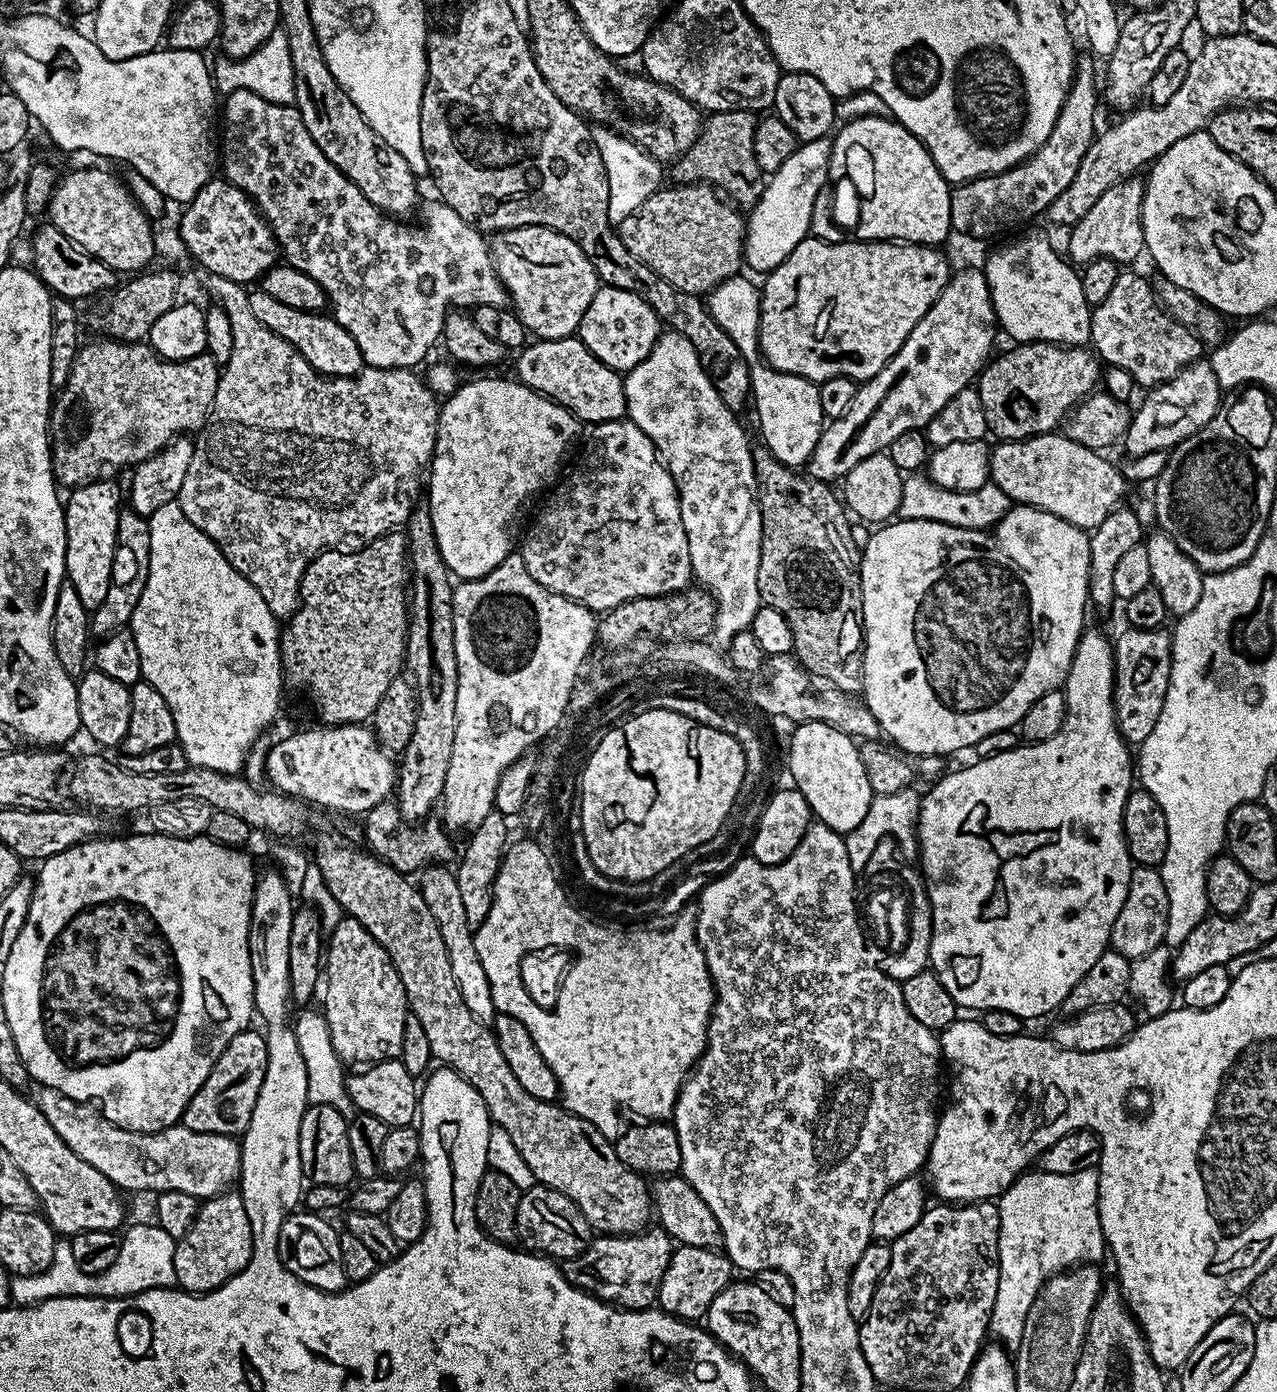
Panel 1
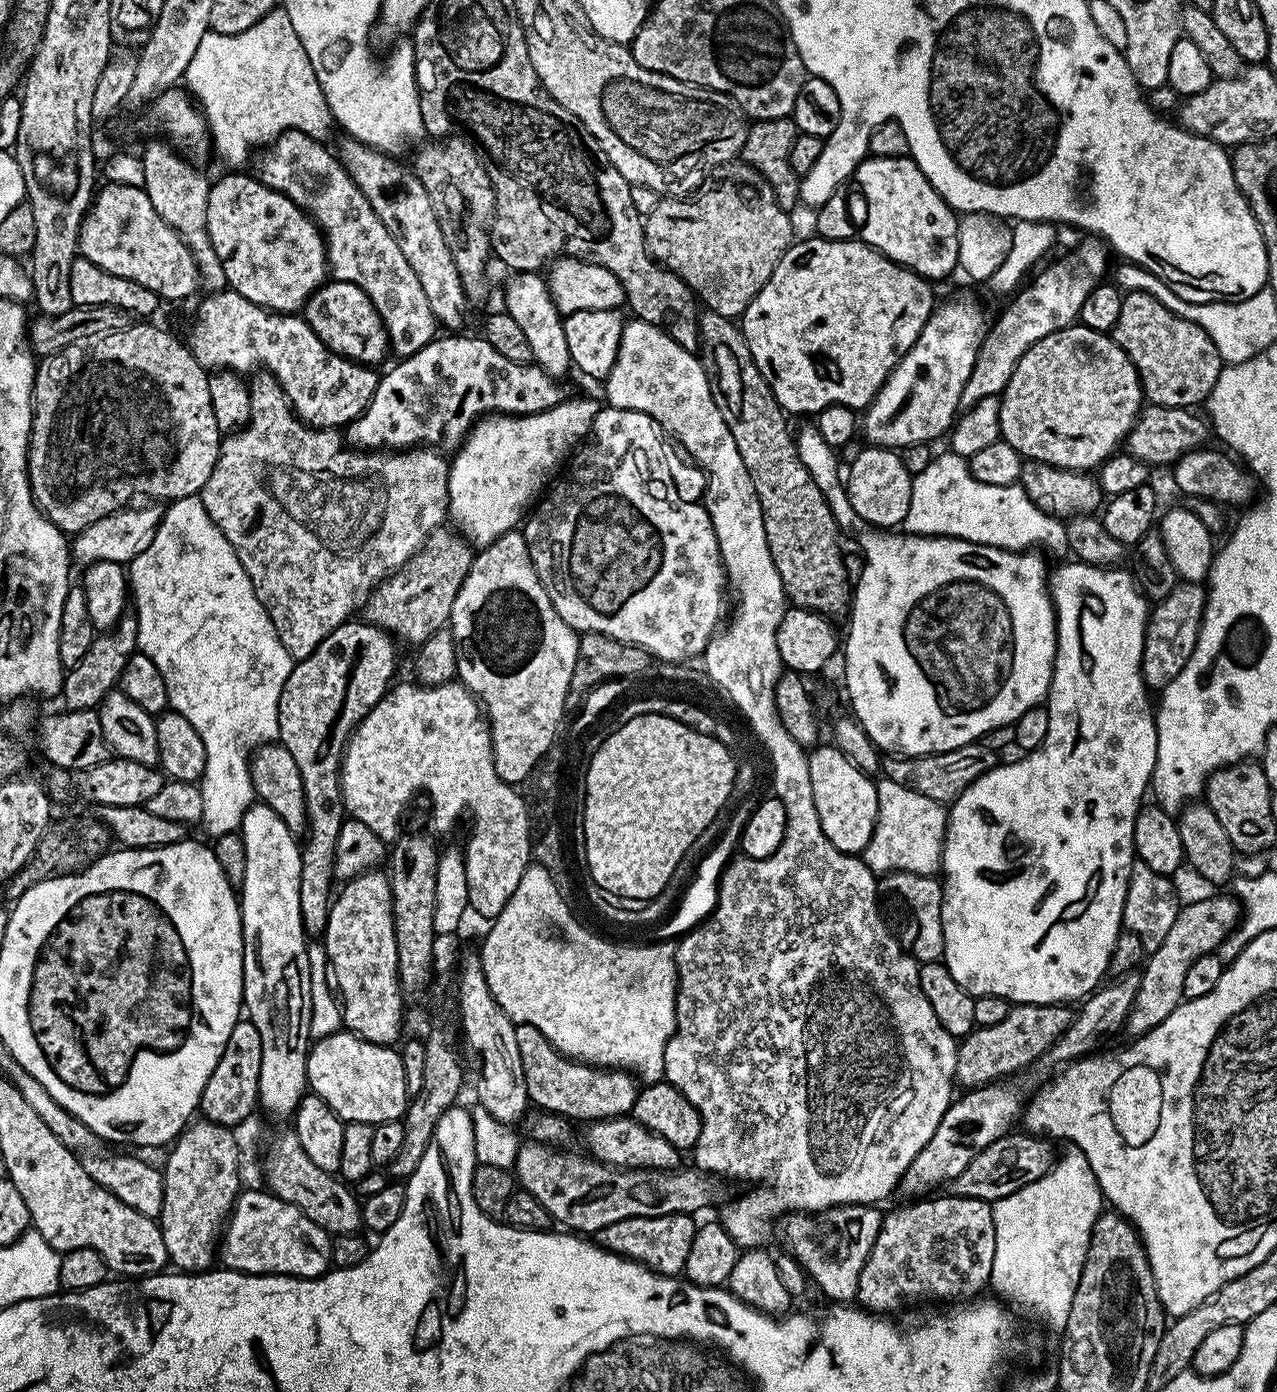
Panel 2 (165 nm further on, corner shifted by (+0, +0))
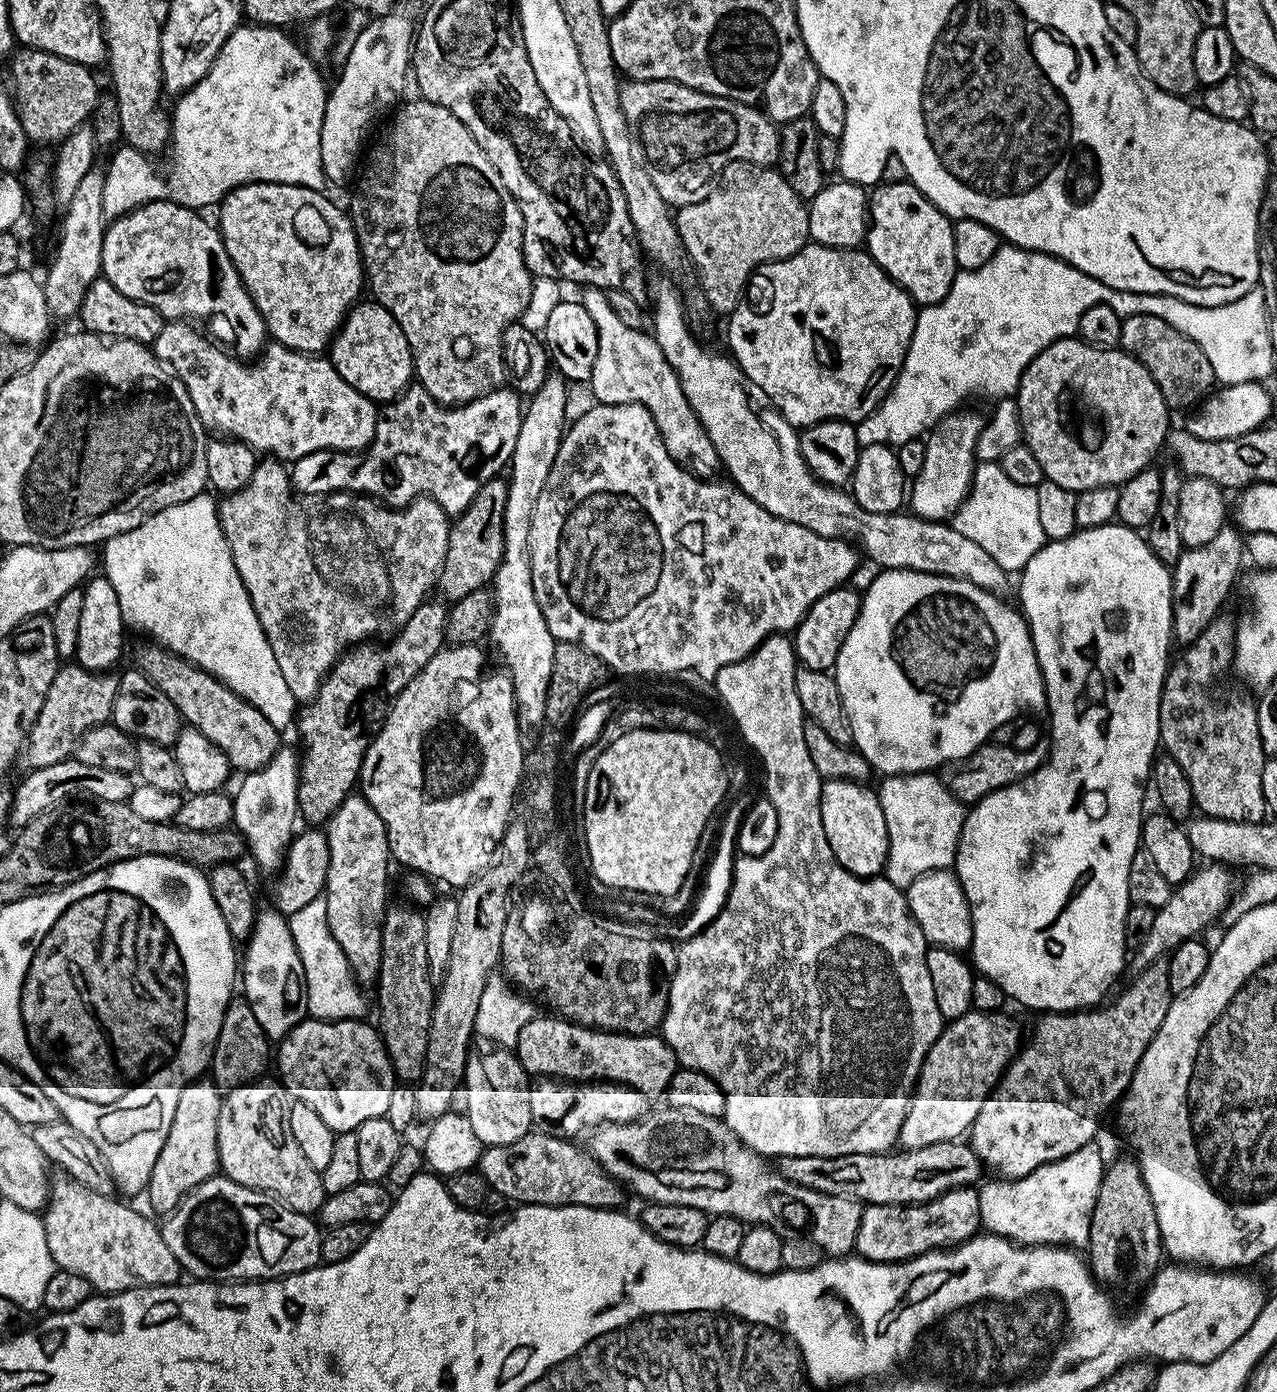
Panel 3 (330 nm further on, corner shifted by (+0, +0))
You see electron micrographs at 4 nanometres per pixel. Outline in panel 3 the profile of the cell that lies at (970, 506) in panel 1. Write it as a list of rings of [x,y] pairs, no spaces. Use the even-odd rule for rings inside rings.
[[[999,462],[977,463],[968,497],[964,499],[959,510],[950,517],[950,523],[954,530],[958,530],[958,534],[978,542],[978,546],[982,546],[982,550],[986,550],[986,554],[990,554],[990,558],[994,558],[994,562],[998,562],[998,566],[1002,566],[1002,570],[1009,574],[1019,573],[1026,566],[1026,562],[1030,562],[1030,558],[1034,558],[1034,554],[1038,554],[1038,550],[1046,543],[1038,515],[1036,490],[1030,486],[1018,486],[1018,482],[1013,482],[1006,475],[1006,470],[1002,470]]]

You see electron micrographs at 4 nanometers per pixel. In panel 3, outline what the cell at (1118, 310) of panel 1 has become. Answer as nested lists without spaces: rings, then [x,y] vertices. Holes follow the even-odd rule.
[[[1154,314],[1123,317],[1119,347],[1152,375],[1158,390],[1162,390],[1162,398],[1169,409],[1191,409],[1200,404],[1217,383],[1214,370],[1210,366],[1210,358],[1202,354],[1202,350],[1193,340],[1186,338],[1178,330],[1174,330],[1170,322],[1162,322],[1162,318]]]

